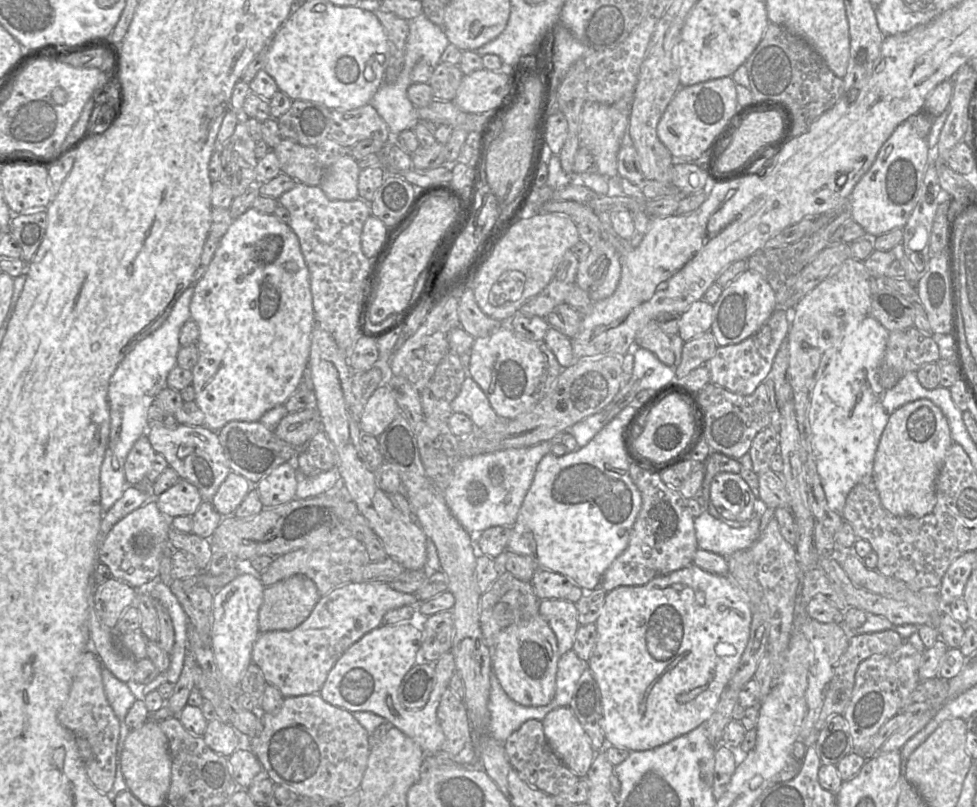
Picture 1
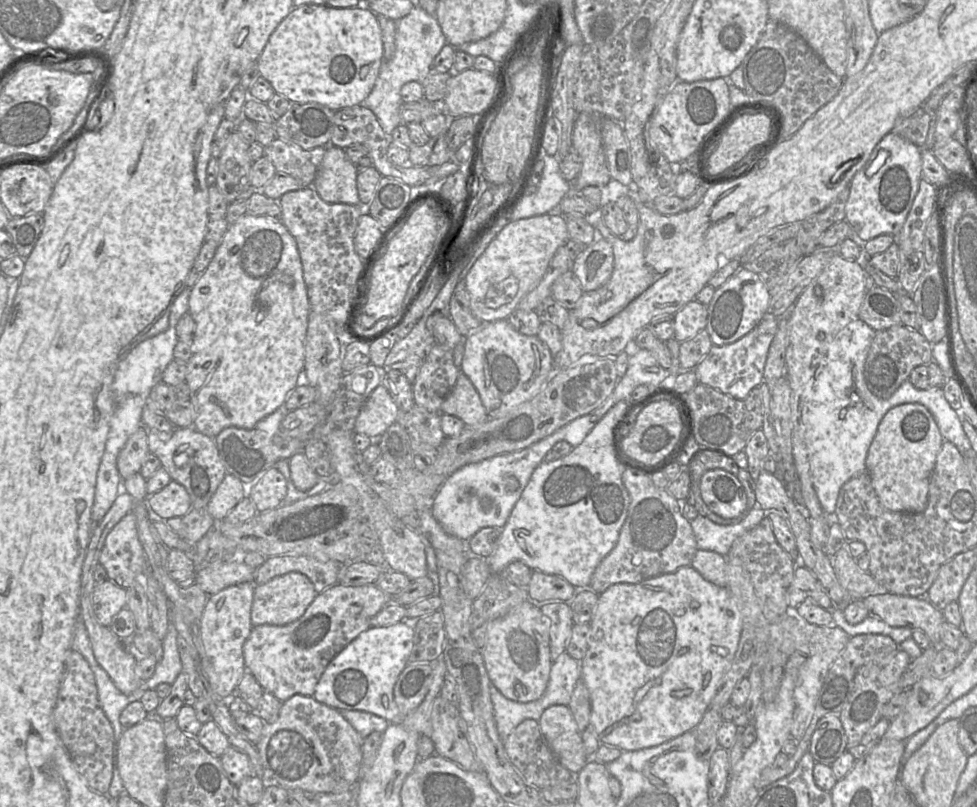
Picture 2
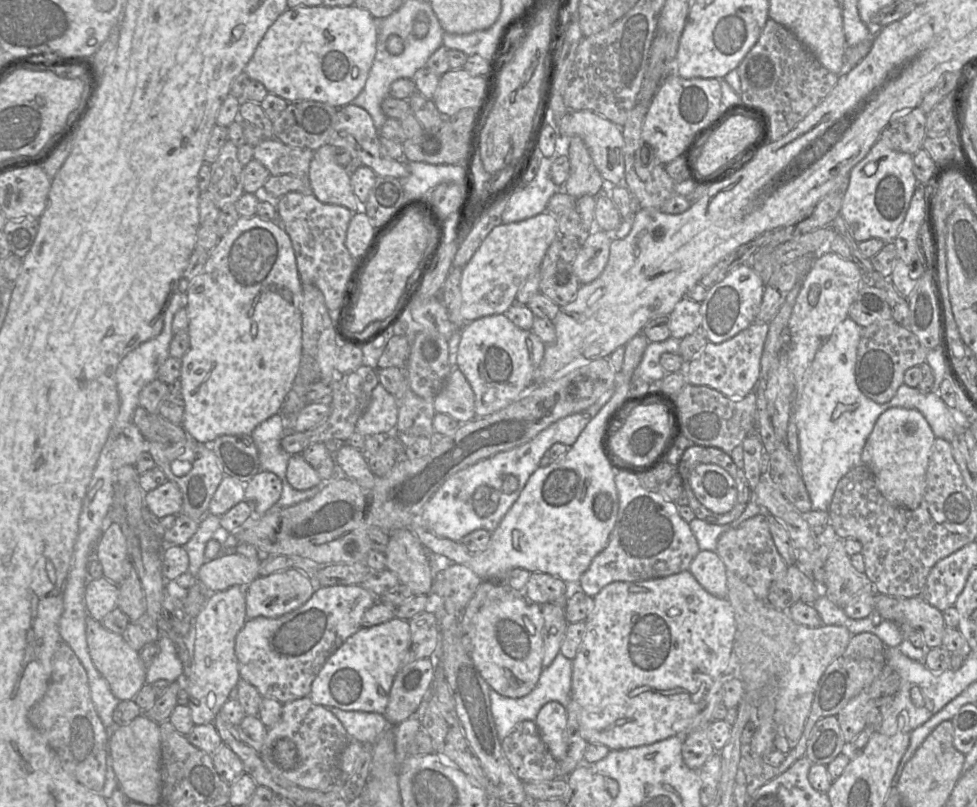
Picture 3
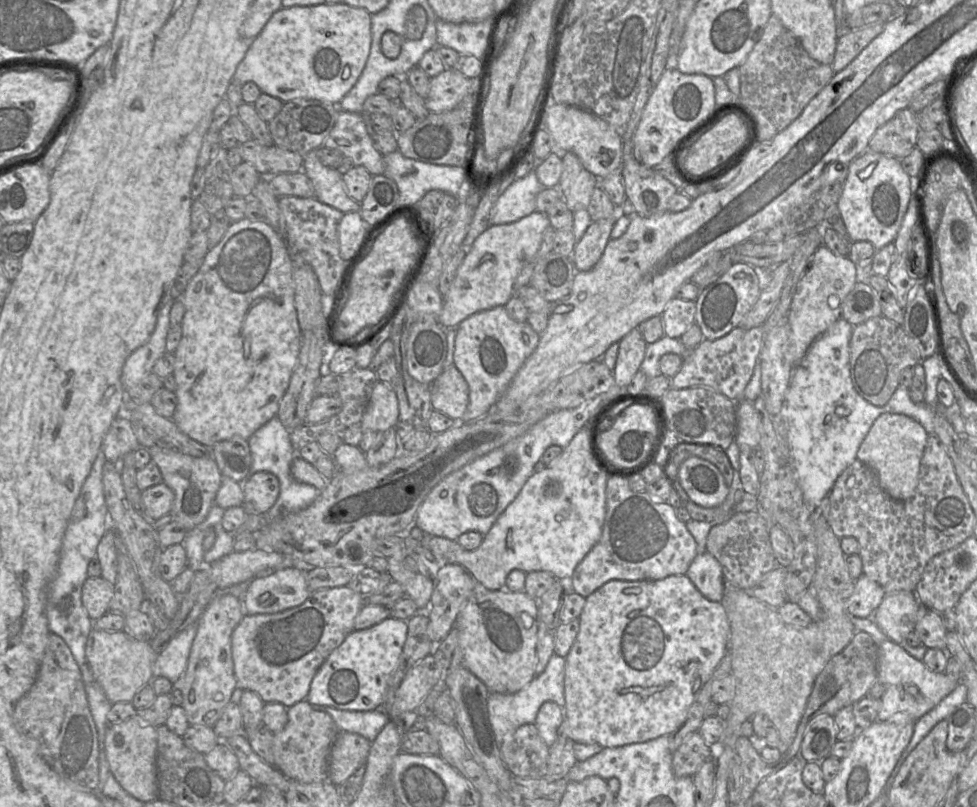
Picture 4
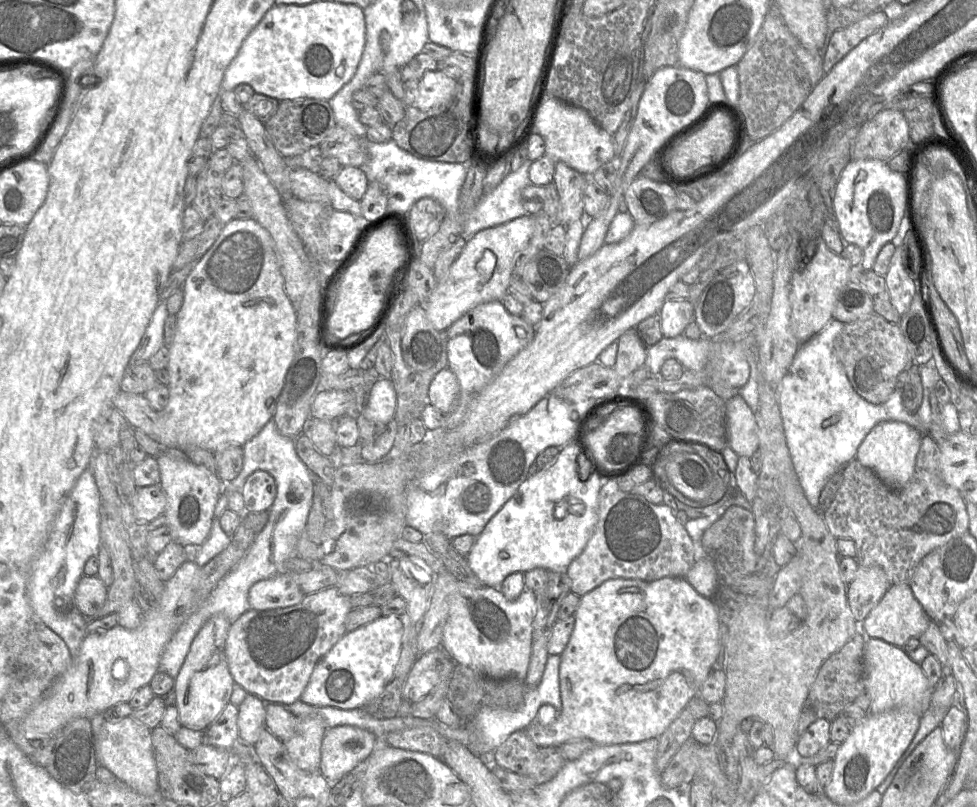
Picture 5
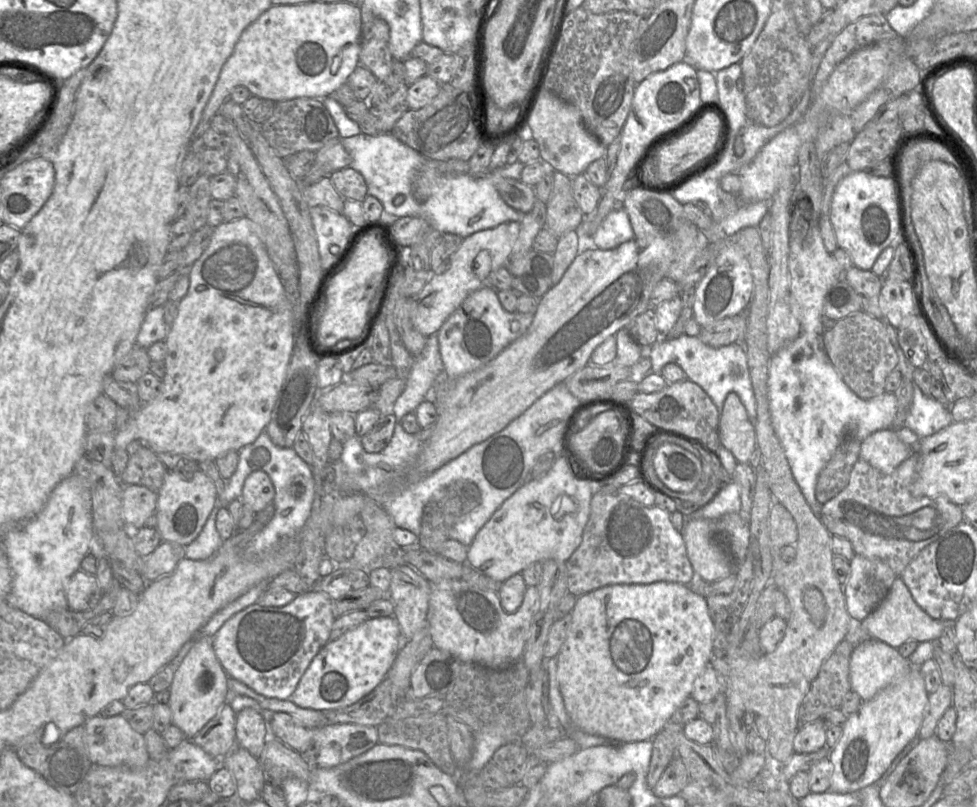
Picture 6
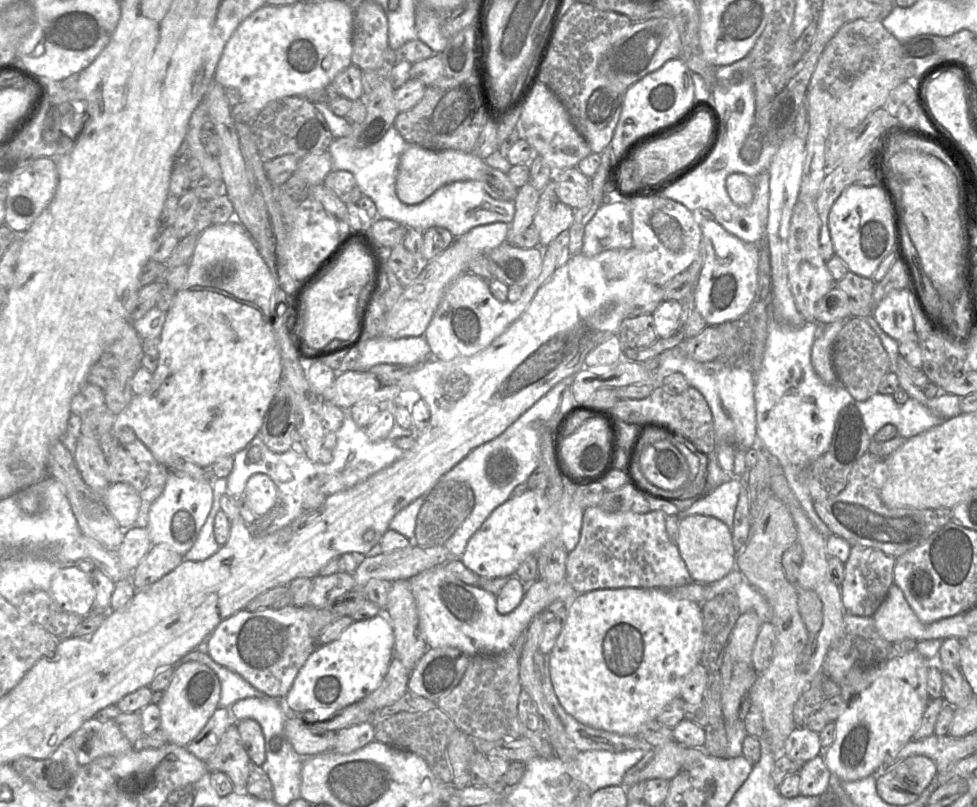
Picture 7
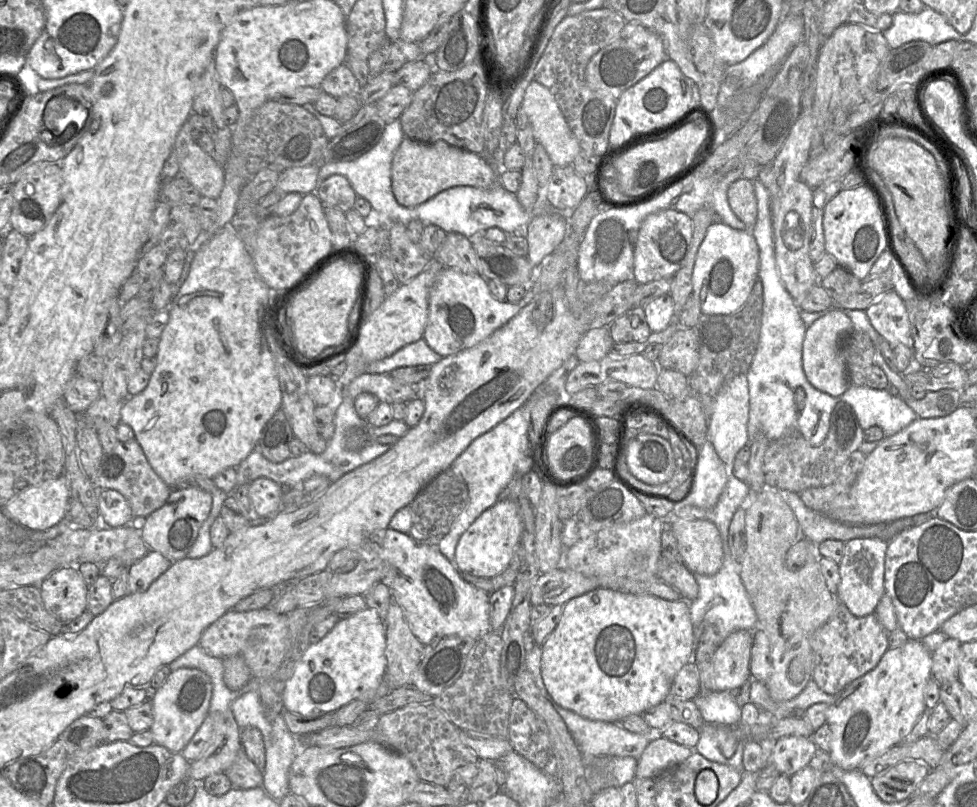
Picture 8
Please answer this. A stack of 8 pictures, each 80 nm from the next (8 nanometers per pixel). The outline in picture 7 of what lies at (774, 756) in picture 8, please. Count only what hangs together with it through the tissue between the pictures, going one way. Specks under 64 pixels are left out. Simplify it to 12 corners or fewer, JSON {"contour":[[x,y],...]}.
{"contour":[[796,727],[785,755],[806,763],[822,754],[819,733]]}

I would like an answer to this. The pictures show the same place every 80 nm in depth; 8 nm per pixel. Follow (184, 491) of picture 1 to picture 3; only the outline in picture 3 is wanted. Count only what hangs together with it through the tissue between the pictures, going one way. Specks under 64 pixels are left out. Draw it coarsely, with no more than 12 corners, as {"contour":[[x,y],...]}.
{"contour":[[168,480],[144,493],[159,519],[181,513],[183,497]]}

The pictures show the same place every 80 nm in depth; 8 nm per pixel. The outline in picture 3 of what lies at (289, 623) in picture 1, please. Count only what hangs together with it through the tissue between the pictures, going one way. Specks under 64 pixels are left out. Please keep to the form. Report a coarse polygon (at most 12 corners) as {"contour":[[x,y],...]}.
{"contour":[[296,568],[245,588],[248,619],[277,618],[317,586]]}

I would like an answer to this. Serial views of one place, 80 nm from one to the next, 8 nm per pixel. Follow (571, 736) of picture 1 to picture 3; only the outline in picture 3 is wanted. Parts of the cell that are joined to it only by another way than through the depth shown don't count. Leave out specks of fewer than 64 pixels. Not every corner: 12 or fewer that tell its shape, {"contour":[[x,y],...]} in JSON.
{"contour":[[557,701],[539,711],[536,726],[559,762],[567,754],[567,710]]}

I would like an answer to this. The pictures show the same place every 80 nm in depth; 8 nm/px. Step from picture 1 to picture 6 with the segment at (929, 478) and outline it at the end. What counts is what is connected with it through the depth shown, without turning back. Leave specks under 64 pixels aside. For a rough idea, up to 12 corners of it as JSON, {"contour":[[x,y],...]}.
{"contour":[[886,428],[862,441],[860,459],[889,474],[912,452]]}

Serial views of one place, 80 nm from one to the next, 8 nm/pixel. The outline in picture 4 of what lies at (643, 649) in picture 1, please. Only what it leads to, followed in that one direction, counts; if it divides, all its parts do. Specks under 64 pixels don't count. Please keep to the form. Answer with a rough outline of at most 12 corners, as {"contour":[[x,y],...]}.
{"contour":[[686,574],[610,580],[565,657],[559,736],[670,735],[729,652]]}

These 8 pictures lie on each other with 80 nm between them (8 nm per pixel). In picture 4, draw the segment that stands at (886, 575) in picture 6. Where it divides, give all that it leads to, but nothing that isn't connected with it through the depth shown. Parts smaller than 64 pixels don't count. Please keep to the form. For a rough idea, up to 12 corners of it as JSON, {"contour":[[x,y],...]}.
{"contour":[[865,573],[855,580],[847,611],[870,617],[886,591]]}

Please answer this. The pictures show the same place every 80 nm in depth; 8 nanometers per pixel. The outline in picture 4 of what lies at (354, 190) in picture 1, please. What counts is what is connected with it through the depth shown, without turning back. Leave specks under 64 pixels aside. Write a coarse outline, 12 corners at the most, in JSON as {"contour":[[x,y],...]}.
{"contour":[[317,149],[303,171],[315,197],[343,213],[360,212],[342,175],[321,163]]}

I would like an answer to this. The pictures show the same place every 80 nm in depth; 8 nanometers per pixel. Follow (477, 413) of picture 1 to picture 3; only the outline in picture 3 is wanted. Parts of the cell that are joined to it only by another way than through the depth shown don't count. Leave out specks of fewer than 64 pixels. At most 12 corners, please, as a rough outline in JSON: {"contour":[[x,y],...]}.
{"contour":[[458,367],[433,400],[460,423],[476,417],[475,394]]}

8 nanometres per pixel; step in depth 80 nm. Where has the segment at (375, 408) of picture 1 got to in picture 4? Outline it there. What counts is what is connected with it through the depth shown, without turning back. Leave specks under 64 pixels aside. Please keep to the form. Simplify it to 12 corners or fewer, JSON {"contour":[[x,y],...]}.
{"contour":[[378,380],[360,421],[363,429],[394,428],[393,387]]}

